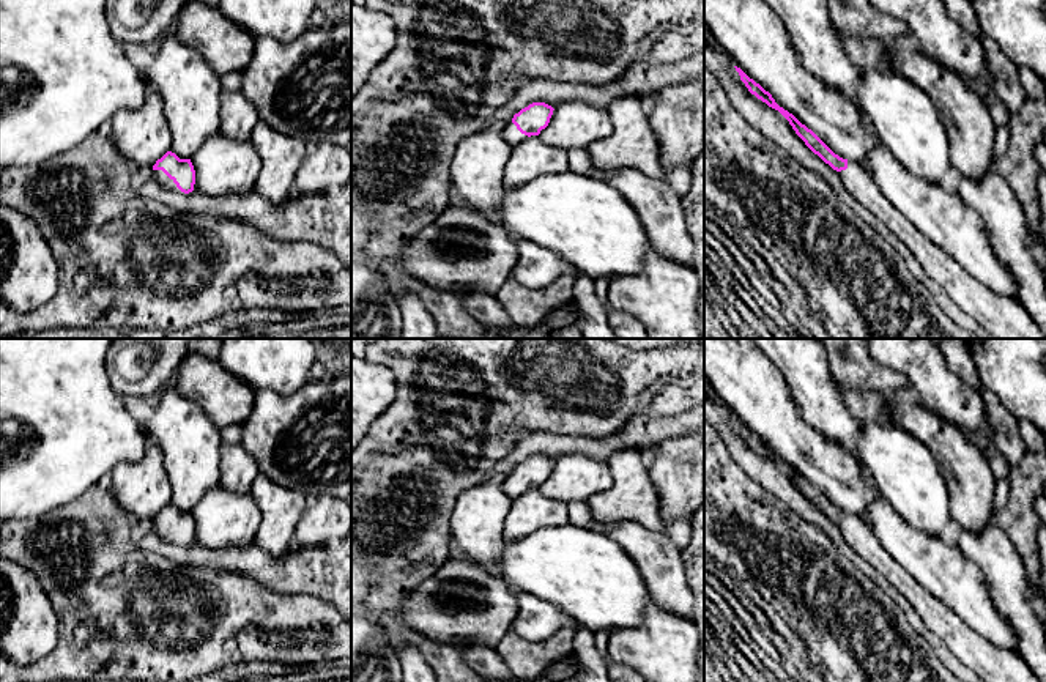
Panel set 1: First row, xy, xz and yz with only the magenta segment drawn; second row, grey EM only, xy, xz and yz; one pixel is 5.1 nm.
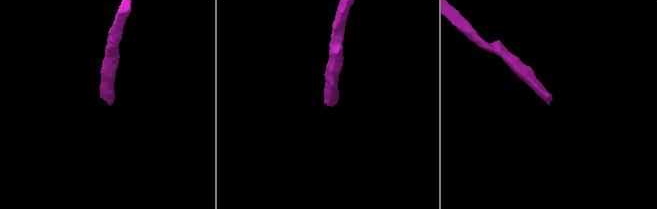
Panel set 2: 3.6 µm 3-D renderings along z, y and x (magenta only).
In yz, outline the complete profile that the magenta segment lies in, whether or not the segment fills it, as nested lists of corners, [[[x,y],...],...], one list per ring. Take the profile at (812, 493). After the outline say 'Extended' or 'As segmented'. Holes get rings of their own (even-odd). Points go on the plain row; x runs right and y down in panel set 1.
[[[734,419],[748,444],[778,463],[805,498],[840,526],[843,539],[873,570],[882,573],[912,605],[925,625],[985,682],[1040,682],[1018,652],[1005,650],[970,628],[955,611],[936,599],[898,564],[865,521],[835,507],[811,482],[780,460],[772,447]]]. Extended

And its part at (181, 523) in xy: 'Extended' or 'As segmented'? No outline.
Extended

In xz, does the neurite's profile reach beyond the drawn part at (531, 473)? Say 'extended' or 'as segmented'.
extended

